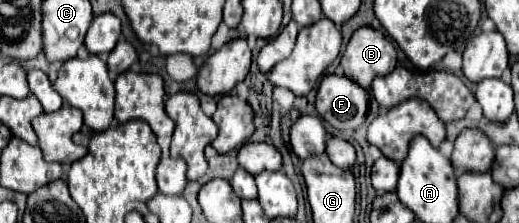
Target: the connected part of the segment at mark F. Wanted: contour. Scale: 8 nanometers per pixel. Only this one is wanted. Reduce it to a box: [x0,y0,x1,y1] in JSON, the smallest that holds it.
[316,75,368,131]

